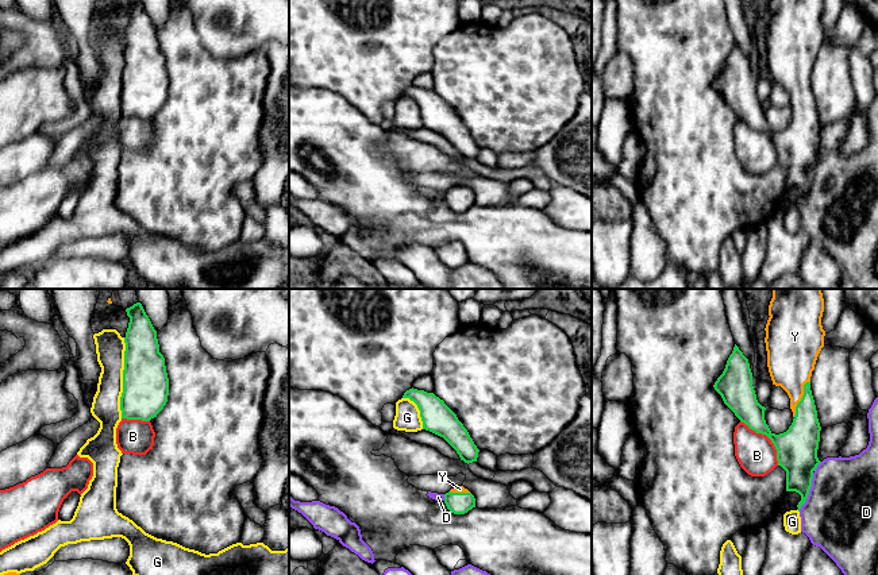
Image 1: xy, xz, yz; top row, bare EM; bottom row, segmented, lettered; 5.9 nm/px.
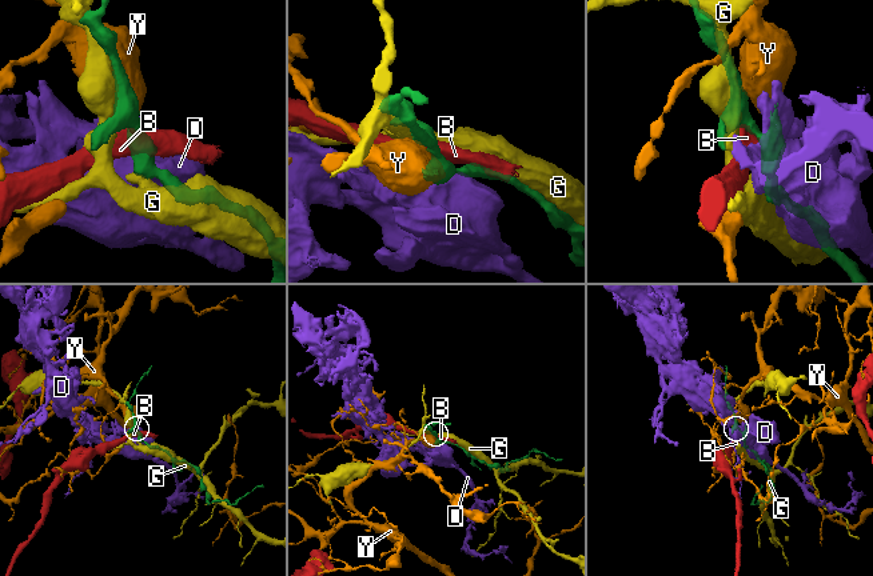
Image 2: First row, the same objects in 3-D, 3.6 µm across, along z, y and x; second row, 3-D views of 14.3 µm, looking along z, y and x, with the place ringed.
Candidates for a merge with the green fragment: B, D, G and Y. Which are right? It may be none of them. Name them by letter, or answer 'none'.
Y

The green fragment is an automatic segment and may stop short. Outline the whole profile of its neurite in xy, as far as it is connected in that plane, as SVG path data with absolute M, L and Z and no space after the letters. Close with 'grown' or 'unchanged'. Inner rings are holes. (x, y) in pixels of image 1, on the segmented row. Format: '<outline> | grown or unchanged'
M140 302L126 309L130 317L124 343L123 393L120 397L122 418L150 421L163 409L169 395L169 378L165 358L159 352L157 331Z | unchanged

